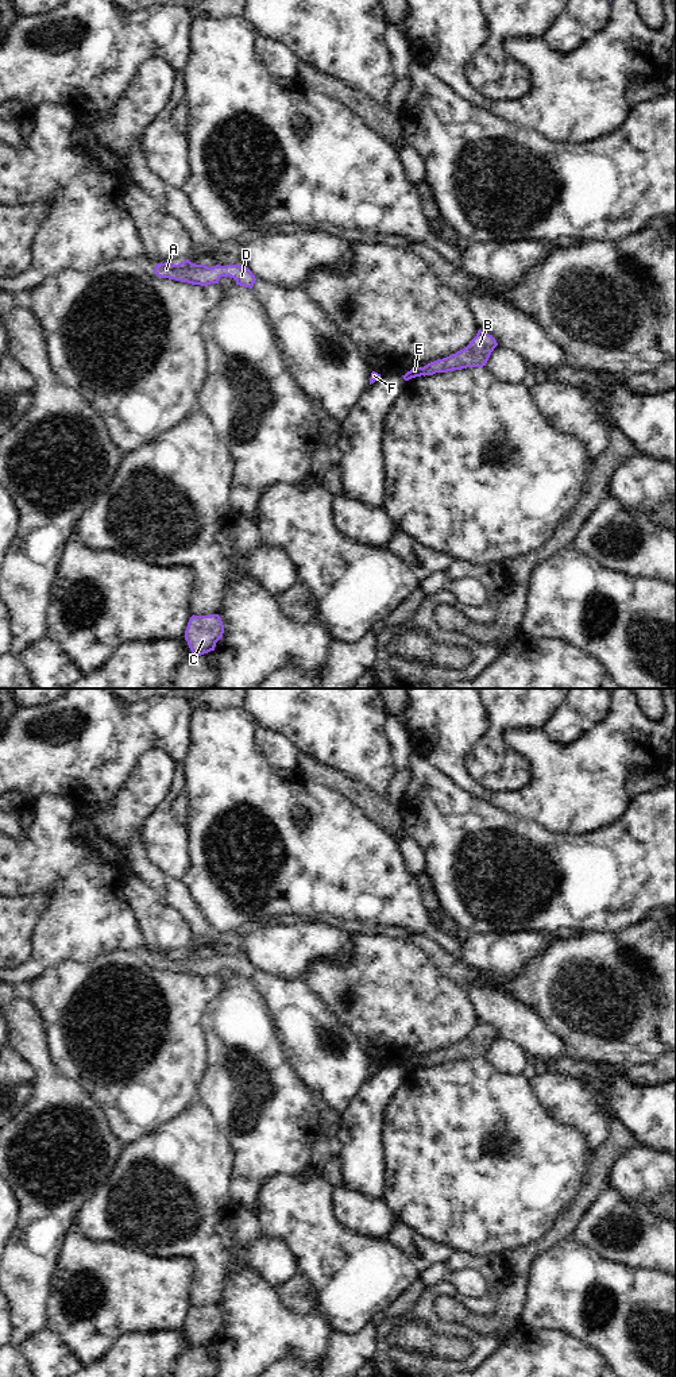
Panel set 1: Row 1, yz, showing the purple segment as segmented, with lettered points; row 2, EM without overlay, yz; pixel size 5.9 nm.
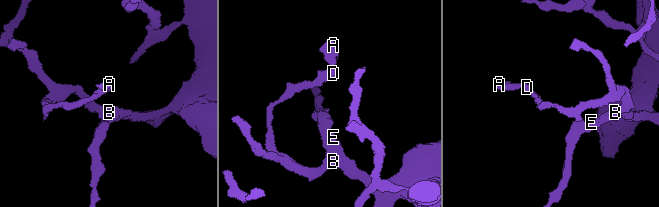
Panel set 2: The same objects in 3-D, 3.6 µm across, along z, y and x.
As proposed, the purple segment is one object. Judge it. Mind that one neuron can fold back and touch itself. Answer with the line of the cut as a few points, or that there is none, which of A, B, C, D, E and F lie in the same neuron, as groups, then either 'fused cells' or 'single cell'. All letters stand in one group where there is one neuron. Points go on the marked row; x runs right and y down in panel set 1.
no cut | A B C D E F | single cell

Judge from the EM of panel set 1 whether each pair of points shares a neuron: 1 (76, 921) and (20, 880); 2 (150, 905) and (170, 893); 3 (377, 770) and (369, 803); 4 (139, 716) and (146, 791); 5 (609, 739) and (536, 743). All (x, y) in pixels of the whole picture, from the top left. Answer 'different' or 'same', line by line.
1: same
2: different
3: different
4: different
5: same

